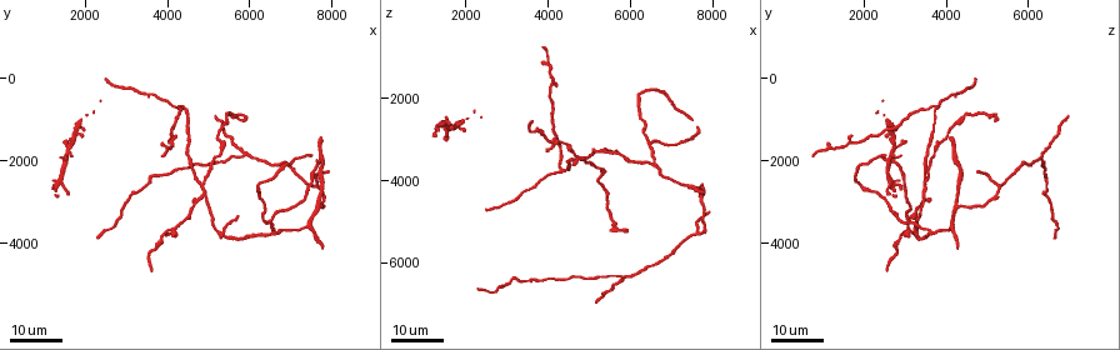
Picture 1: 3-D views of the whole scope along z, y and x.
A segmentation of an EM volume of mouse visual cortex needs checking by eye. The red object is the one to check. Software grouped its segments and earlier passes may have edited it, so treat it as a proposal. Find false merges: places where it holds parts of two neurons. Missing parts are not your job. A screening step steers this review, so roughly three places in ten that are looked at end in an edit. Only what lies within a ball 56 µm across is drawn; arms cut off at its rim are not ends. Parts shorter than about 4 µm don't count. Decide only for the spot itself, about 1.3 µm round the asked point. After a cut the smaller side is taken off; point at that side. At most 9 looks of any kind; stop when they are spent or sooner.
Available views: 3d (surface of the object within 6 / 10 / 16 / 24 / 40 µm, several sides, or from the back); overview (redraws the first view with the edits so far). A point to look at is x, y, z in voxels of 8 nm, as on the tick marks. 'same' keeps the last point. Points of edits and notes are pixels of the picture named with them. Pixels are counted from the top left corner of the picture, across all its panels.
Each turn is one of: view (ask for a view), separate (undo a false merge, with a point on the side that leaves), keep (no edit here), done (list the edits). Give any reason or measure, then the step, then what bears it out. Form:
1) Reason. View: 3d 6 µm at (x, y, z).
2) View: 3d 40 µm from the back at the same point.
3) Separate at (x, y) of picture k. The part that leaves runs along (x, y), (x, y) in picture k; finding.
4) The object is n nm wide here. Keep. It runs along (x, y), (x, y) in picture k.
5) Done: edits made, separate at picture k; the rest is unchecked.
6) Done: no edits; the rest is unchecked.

Arms part here. View: 3d 24 µm at (6600, 3700, 3600).

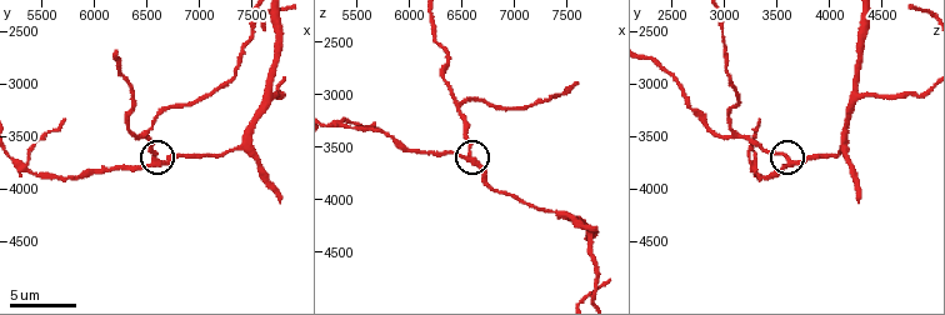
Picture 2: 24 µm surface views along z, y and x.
View: 3d 10 µm at (6580, 3680, 3600).

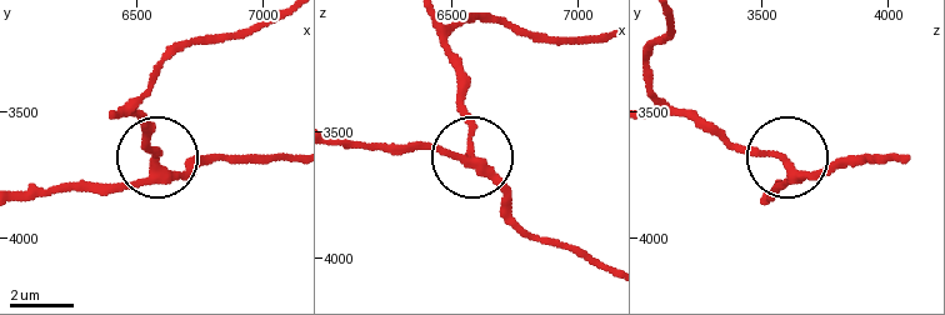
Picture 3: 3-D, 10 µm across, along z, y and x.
View: 3d 10 µm from the back at (6570, 3690, 3600).

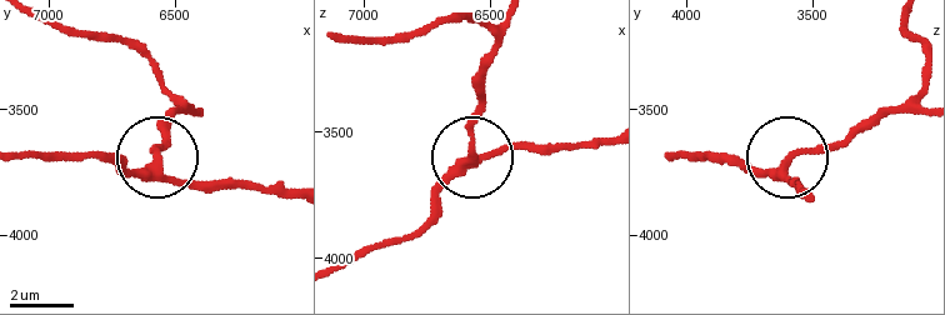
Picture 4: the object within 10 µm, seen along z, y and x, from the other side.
The object is 250 nm wide here. Keep. It runs along (225, 186), (171, 179), (155, 154), (164, 130) in picture 4; continuous, no second neuron.

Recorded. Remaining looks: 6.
Three arms meet. View: 3d 10 µm at (5320, 3780, 3280).

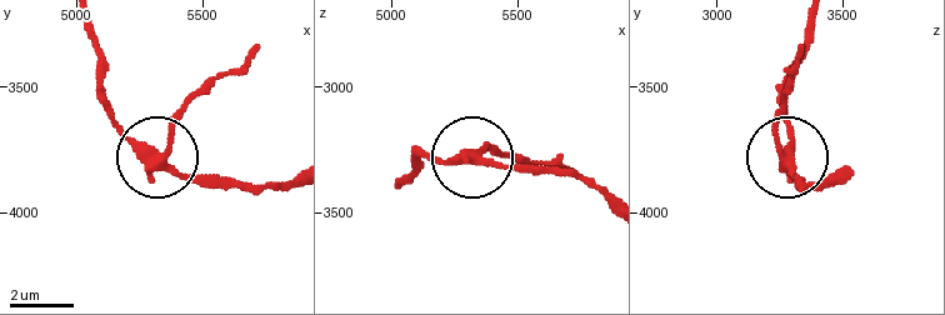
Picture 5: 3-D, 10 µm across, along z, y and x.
View: 3d 10 µm from the back at (5330, 3750, 3270).

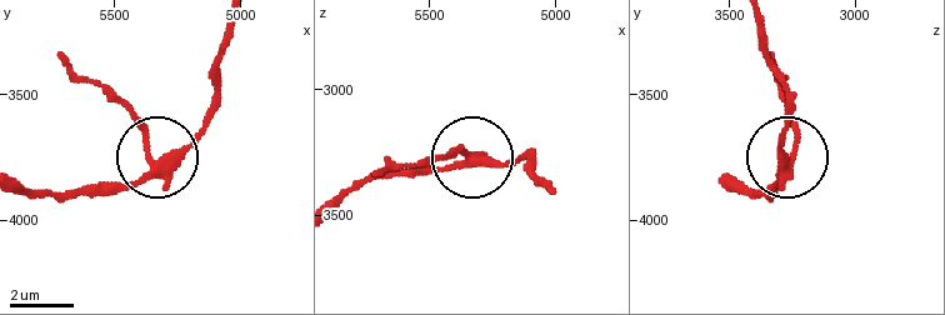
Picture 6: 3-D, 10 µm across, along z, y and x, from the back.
The side arm is 5 µm long. Separate at (139, 125) of picture 6. The part that leaves runs along (158, 169), (141, 123), (76, 75), (64, 54) in picture 6; two neurons meet here.

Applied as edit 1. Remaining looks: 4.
See it whole again. View: overview.

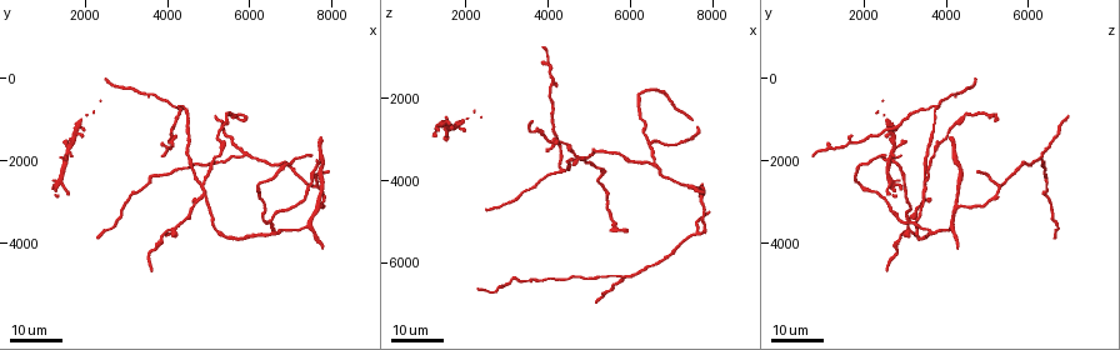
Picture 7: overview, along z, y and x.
Three arms meet. View: 3d 24 µm at (6500, 3500, 3150).

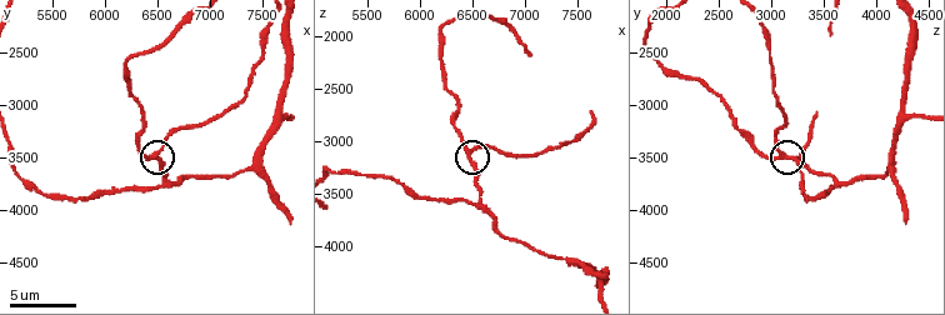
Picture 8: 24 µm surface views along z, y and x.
Zoom in. View: 3d 6 µm at (6460, 3460, 3080).

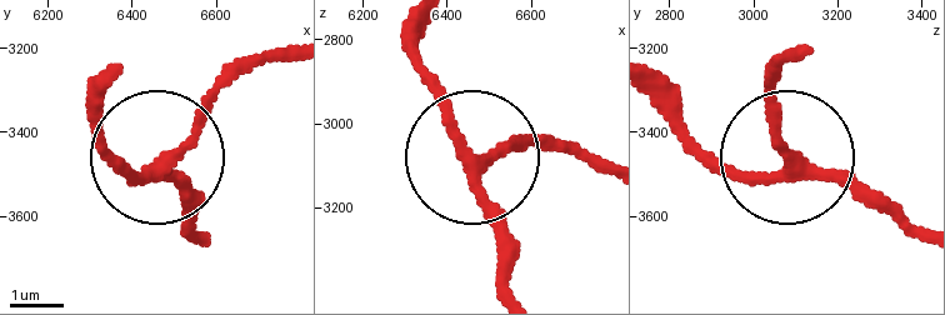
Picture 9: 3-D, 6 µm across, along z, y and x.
Keep. It runs along (924, 240), (803, 169), (776, 115), (776, 65) in picture 9; all the same neuron.

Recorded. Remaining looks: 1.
Done: edits made, separate at picture 6; the rest is unchecked.

